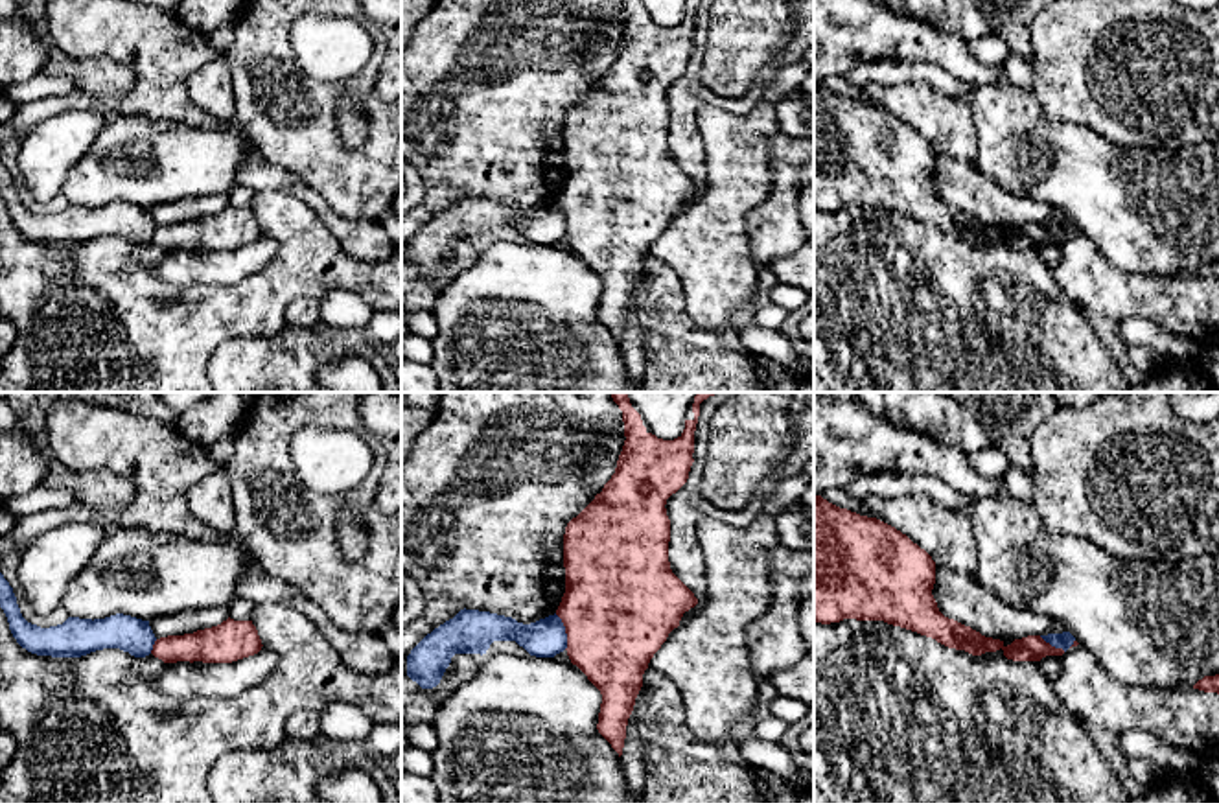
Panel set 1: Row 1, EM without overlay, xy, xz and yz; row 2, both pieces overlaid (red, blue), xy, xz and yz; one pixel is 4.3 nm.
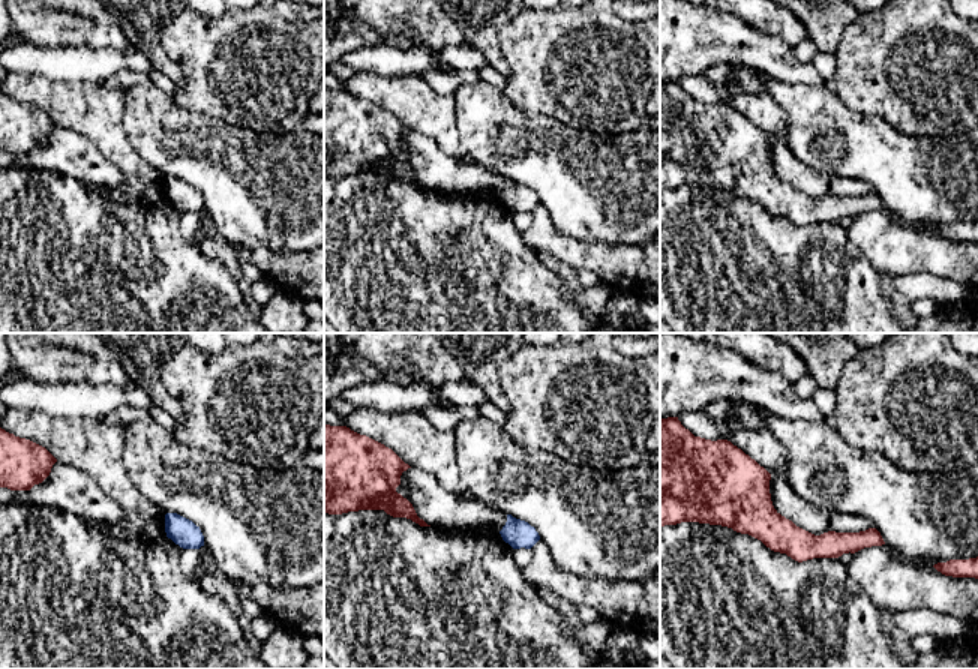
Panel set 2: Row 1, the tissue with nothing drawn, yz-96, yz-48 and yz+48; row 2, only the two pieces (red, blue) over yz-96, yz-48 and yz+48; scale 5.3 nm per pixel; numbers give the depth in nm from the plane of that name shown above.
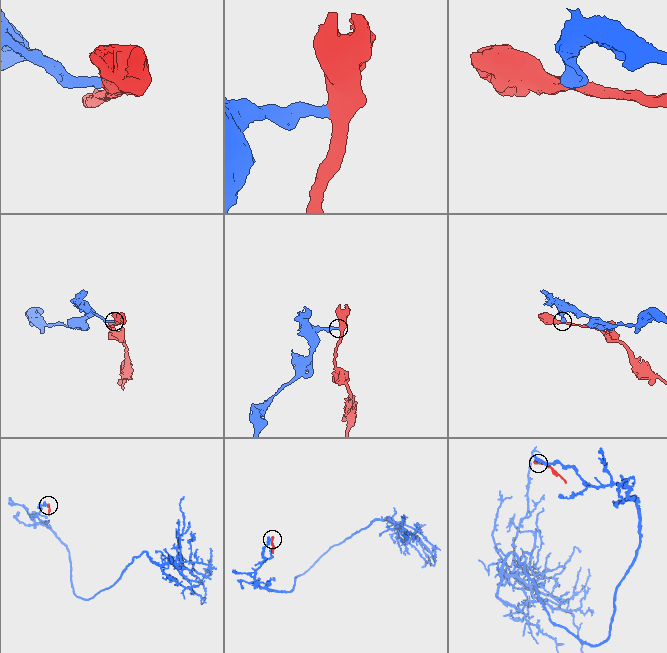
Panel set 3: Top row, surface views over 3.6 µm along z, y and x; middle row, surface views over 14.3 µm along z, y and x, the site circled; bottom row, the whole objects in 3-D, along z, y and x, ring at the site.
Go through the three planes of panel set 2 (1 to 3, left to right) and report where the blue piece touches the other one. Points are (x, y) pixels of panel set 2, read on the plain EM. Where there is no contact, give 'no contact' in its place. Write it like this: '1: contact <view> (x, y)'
1: no contact
2: no contact
3: no contact

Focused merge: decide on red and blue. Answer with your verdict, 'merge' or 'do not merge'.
do not merge

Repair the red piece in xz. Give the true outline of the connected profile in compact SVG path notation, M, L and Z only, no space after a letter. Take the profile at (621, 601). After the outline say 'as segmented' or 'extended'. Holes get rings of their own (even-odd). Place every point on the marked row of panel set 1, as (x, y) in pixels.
M611 392L613 402L622 411L626 436L615 473L565 527L565 593L556 615L565 626L565 650L571 663L602 694L597 729L619 757L650 659L668 634L679 626L683 613L698 604L694 593L670 569L670 519L665 505L689 479L700 403L714 394L718 392L696 392L694 418L685 420L685 429L678 438L663 440L646 431L628 392Z; as segmented

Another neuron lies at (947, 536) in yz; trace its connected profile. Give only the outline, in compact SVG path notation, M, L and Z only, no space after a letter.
M921 494L893 499L865 495L860 503L873 518L895 527L924 549L937 565L976 580L976 543L972 525L963 514Z

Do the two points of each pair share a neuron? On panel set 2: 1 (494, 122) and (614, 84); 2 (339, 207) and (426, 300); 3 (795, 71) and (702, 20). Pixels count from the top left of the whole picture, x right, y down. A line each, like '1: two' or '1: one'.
1: two
2: one
3: one

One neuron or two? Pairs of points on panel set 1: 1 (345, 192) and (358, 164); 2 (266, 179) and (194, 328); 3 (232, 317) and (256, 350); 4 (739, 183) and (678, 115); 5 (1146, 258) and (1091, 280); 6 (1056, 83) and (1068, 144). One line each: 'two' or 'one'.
1: one
2: two
3: two
4: two
5: two
6: two

